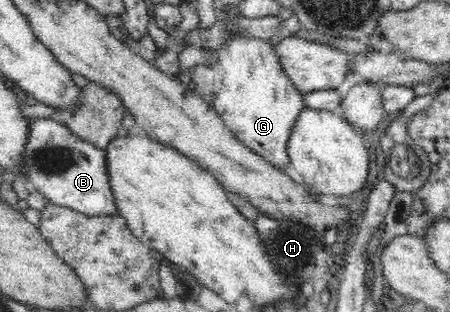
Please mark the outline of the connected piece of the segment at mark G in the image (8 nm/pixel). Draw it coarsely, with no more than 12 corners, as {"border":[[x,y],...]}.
{"border":[[269,40],[218,47],[212,104],[236,138],[289,171],[305,103]]}

